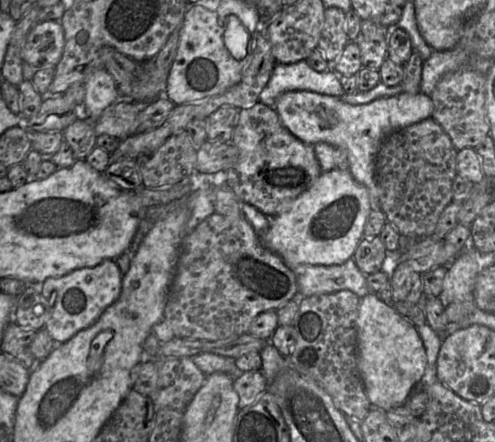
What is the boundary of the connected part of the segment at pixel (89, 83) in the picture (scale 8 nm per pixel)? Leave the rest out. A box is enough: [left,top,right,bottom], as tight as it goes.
[82,69,120,121]

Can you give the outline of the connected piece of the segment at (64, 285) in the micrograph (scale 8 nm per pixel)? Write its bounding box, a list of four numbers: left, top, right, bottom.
[41,259,123,343]

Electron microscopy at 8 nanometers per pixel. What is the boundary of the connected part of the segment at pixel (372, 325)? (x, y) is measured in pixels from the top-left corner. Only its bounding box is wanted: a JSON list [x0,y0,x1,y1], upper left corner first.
[356,293,427,411]

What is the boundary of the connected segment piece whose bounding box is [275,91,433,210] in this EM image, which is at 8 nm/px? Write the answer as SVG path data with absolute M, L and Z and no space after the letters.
M290 91L278 97L275 110L287 130L302 142L310 145L326 142L335 148L346 149L351 175L355 181L367 188L372 210L379 210L381 208L375 159L381 143L391 132L432 117L433 101L423 92L417 94L401 92L367 104L352 105L340 97L312 91Z

